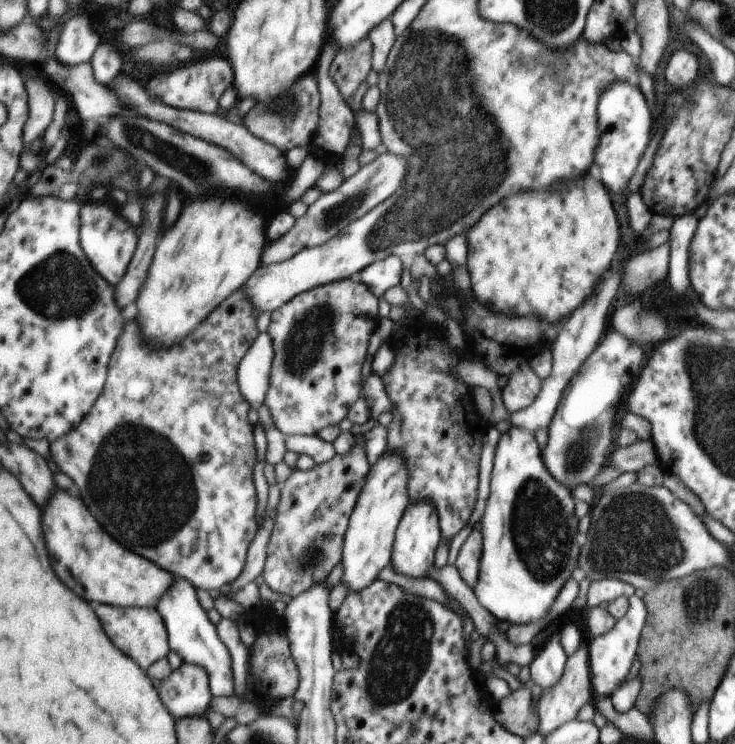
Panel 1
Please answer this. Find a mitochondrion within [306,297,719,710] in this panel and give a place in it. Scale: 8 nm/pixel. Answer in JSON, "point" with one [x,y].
{"point":[634,534]}

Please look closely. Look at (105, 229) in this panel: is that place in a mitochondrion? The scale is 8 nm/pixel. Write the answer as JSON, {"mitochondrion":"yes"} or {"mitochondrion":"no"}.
{"mitochondrion":"no"}

